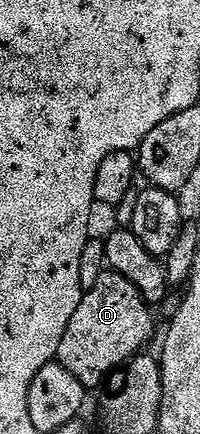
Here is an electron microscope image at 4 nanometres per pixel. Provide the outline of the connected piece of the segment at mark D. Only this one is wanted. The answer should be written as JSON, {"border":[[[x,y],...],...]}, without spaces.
{"border":[[[103,270],[96,278],[96,286],[85,289],[64,338],[60,338],[57,363],[68,370],[87,390],[101,385],[115,370],[134,360],[142,348],[154,336],[155,313],[151,305],[142,299],[140,290],[120,274]]]}

